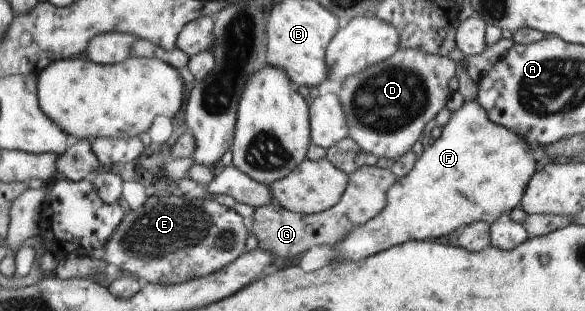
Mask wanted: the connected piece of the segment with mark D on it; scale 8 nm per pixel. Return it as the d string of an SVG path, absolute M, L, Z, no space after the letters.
M397 49L385 60L345 79L337 98L346 118L347 137L366 155L398 159L422 135L424 125L445 108L454 65L448 56Z

